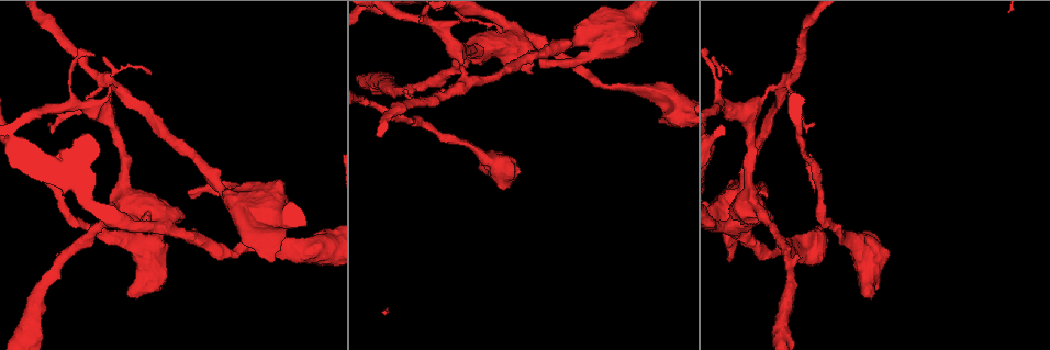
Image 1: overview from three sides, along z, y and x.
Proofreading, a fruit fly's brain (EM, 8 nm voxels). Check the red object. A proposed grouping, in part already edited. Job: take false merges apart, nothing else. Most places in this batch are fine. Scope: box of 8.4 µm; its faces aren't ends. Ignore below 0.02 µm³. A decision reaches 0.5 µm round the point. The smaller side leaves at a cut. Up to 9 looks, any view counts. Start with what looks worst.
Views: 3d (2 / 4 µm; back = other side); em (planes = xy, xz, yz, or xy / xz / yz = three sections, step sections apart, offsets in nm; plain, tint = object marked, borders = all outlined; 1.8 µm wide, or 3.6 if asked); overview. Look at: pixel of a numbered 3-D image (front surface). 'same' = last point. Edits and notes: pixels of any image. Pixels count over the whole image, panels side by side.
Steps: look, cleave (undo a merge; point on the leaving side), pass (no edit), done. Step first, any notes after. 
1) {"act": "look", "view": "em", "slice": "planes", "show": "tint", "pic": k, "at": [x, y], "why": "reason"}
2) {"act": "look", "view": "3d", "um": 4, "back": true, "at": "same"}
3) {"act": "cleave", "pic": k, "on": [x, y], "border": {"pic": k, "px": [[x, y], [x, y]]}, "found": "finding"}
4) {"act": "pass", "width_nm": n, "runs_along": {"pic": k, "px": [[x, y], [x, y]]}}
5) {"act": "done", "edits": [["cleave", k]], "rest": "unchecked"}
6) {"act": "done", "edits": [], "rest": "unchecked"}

{"act": "look", "view": "3d", "um": 4, "pic": 1, "at": [117, 89], "why": "sharp bend"}

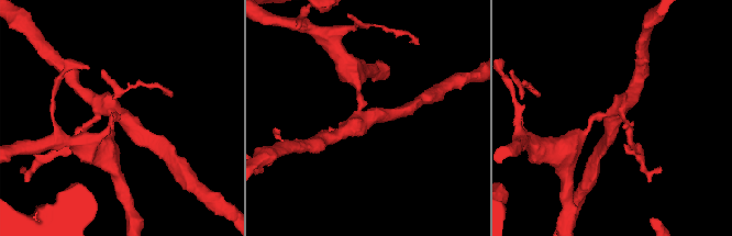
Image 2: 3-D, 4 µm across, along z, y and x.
{"act": "look", "view": "em", "slice": "planes", "show": "tint", "pic": 2, "at": [612, 118], "arms": 4}

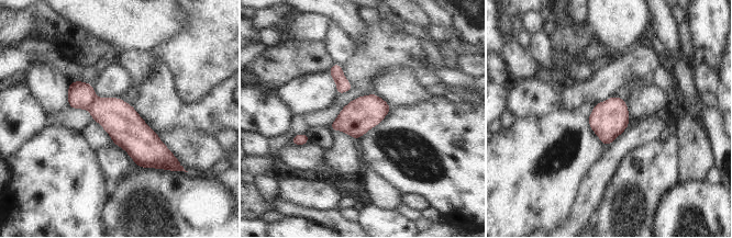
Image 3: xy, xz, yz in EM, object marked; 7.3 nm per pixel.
{"act": "cleave", "pic": 3, "on": [120, 120], "border": {"pic": 3, "px": [[96, 97], [86, 109]]}, "found": "a second cell is stuck on"}

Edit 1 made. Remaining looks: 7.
{"act": "look", "view": "overview"}

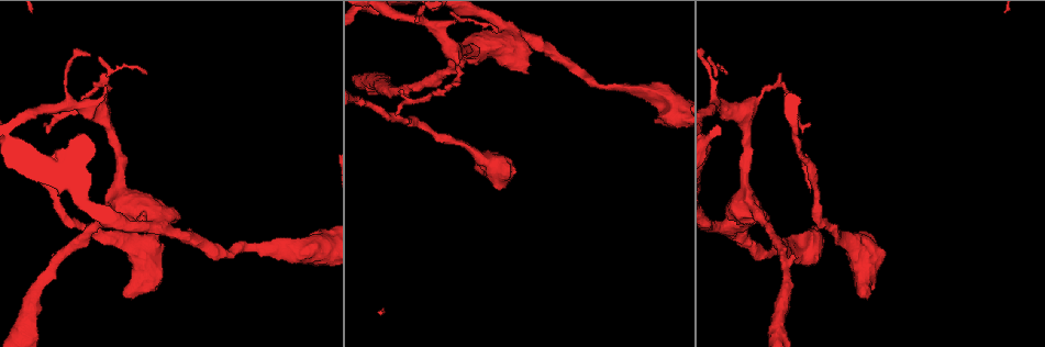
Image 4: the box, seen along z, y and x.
{"act": "look", "view": "em", "um": 3.6, "slice": "planes", "show": "tint", "pic": 4, "at": [71, 105], "why": "calibre changes"}

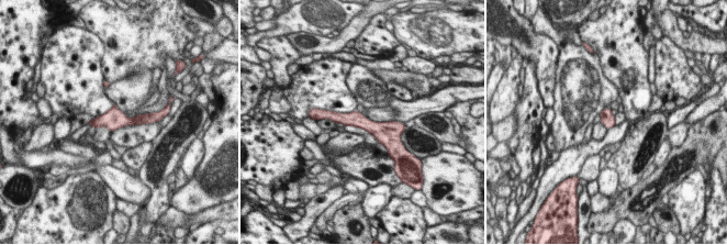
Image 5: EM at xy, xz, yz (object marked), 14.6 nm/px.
{"act": "pass", "width_nm": 220, "runs_along": {"pic": 5, "px": [[332, 115], [393, 129]]}, "found": "continuous, no second cell"}

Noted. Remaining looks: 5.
{"act": "look", "view": "em", "um": 3.6, "slice": "yz", "step": 4, "show": "tint", "pic": 4, "at": [516, 36], "why": "calibre changes"}

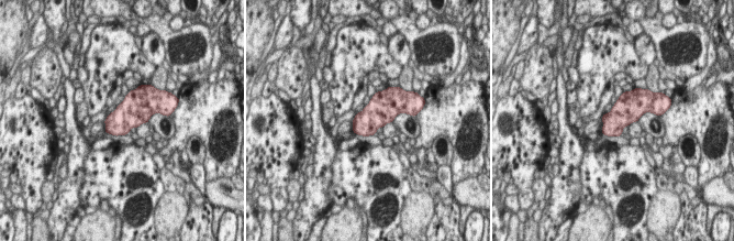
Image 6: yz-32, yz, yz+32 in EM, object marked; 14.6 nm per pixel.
{"act": "look", "view": "em", "um": 3.6, "slice": "planes", "show": "tint", "at": "same"}

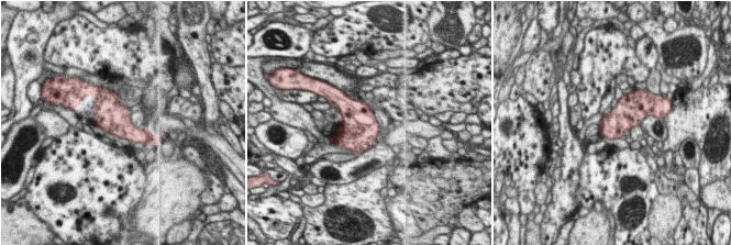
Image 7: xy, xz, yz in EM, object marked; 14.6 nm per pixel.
{"act": "pass", "found": "all the same cell"}

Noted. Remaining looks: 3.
{"act": "done", "edits": [["cleave", 3]], "rest": "unchecked"}

